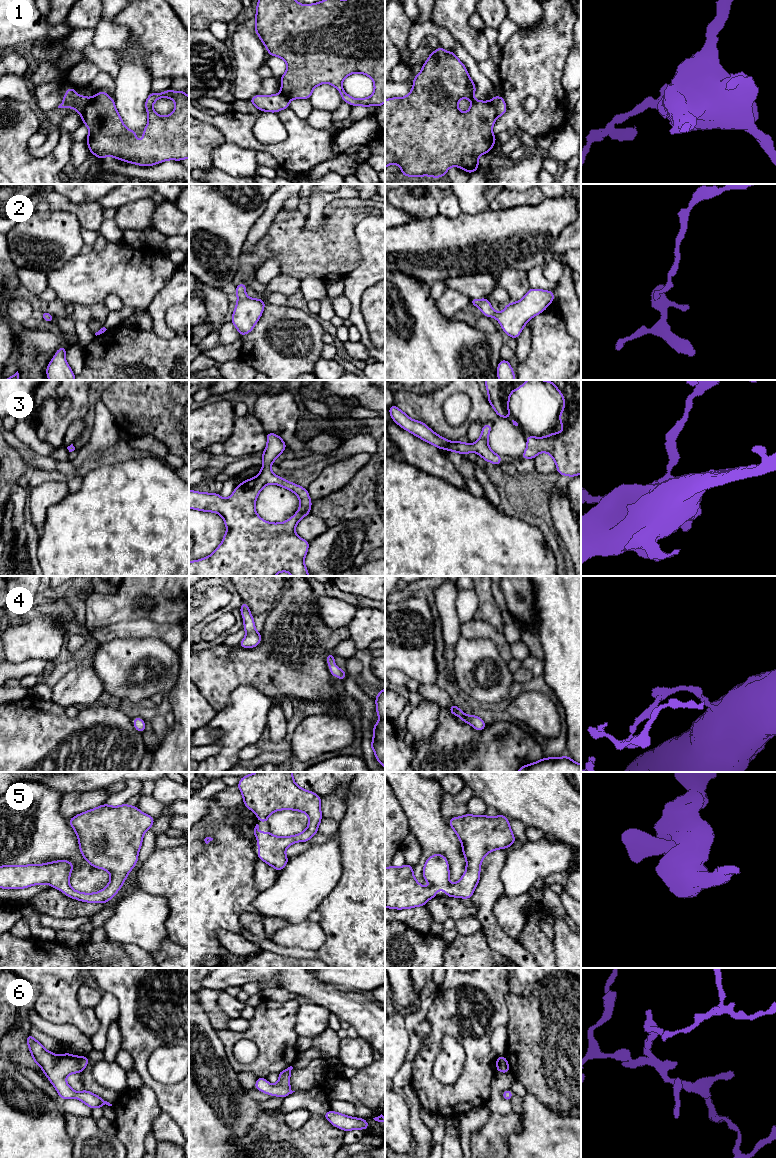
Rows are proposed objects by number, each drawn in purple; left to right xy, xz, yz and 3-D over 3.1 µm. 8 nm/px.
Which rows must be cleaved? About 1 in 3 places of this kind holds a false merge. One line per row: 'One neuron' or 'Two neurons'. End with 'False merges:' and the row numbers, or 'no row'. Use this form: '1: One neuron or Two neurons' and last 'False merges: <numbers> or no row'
1: Two neurons
2: One neuron
3: One neuron
4: One neuron
5: One neuron
6: One neuron
False merges: 1

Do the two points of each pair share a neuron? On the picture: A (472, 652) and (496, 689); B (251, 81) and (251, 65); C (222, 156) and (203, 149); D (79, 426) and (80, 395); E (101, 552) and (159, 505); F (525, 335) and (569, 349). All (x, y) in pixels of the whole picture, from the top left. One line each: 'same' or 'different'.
A: same
B: same
C: different
D: different
E: same
F: different

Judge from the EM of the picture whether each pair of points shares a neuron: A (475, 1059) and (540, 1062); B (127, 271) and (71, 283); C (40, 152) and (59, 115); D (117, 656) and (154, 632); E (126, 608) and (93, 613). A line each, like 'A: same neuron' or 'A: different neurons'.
A: different neurons
B: same neuron
C: same neuron
D: different neurons
E: same neuron

